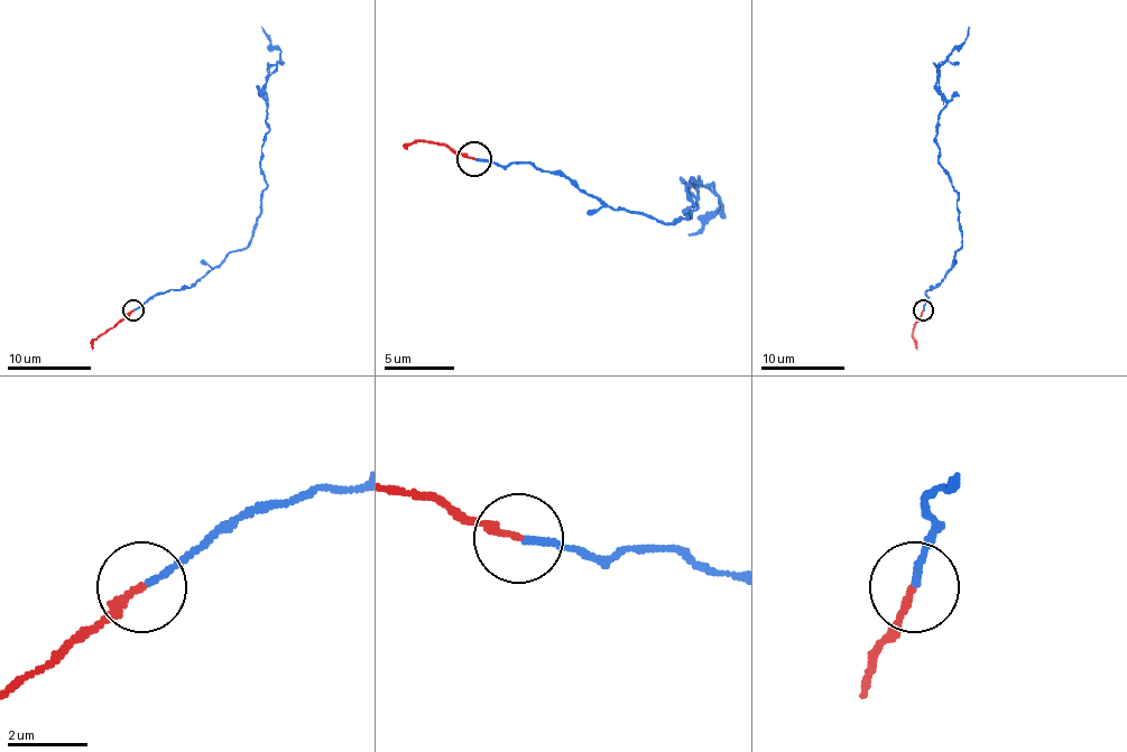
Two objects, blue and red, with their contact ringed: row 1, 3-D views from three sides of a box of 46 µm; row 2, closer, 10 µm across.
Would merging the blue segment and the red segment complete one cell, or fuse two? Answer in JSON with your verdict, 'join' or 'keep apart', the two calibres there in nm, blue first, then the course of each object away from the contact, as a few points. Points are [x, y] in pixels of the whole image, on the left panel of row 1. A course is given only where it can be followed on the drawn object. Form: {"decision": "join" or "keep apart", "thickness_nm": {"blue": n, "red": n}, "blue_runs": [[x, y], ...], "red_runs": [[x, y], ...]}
{"decision": "keep apart", "thickness_nm": {"blue": 170, "red": 190}, "blue_runs": [[135, 310], [158, 294], [192, 288], [250, 239], [265, 187], [264, 86], [280, 58], [261, 27]], "red_runs": [[132, 310], [103, 332], [93, 342], [93, 349]]}

